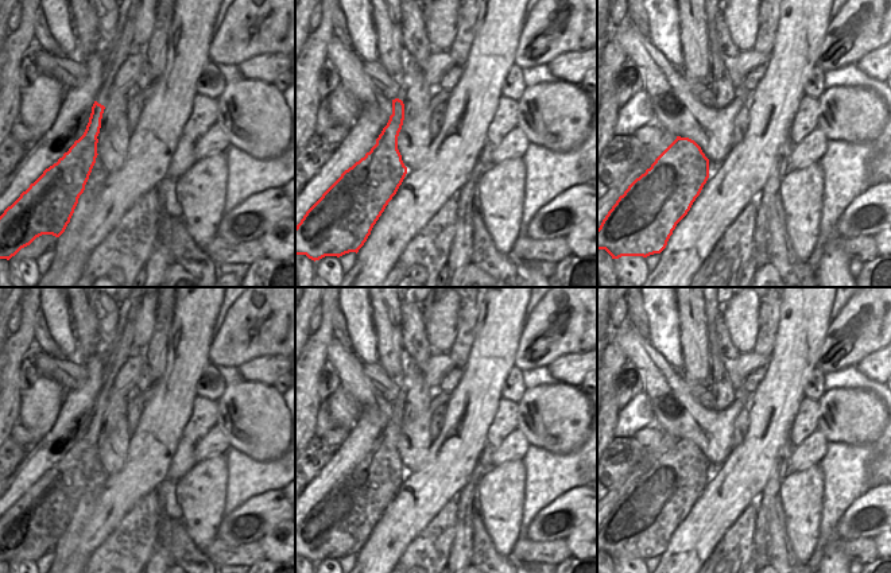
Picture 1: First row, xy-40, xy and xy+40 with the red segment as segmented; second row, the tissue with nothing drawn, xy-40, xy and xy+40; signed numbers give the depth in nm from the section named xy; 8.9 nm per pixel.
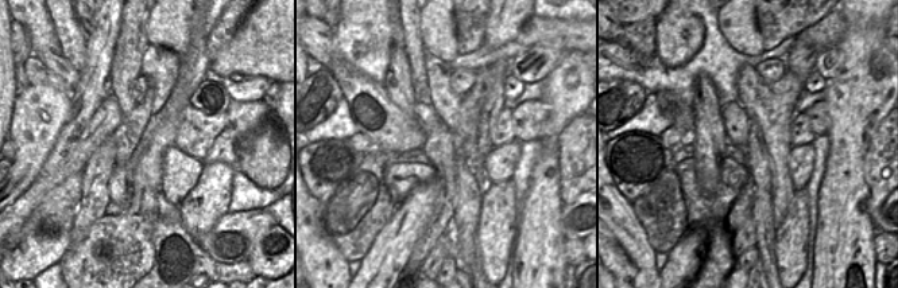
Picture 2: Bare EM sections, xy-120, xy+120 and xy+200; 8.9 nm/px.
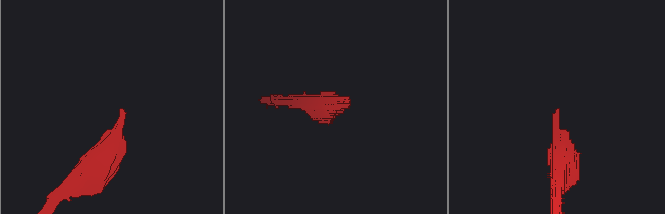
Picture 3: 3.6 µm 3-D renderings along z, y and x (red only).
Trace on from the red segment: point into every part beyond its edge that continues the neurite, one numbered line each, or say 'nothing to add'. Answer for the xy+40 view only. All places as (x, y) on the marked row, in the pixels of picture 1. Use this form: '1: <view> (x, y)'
nothing to add.

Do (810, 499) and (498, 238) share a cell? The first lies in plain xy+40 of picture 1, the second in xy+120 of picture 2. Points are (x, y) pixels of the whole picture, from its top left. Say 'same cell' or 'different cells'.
same cell

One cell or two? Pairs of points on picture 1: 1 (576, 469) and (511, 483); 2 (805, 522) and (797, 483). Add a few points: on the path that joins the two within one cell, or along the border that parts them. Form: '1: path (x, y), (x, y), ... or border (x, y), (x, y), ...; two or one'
1: border (520, 460), (525, 467), (523, 511); two
2: path (802, 513), (801, 492); one

